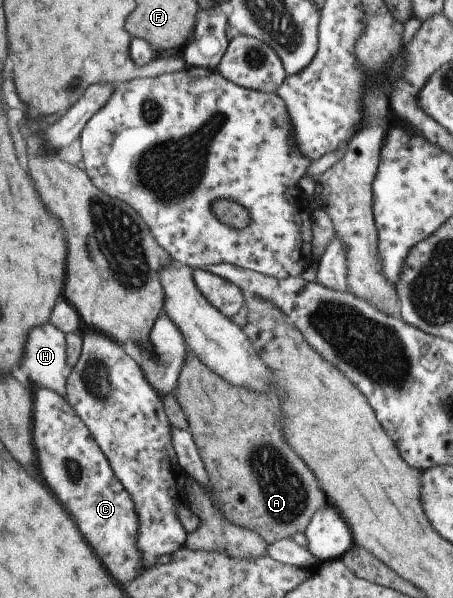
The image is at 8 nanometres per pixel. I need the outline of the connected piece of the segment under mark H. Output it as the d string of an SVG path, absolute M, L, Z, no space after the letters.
M46 322L28 332L22 354L22 366L28 370L28 378L64 399L68 399L66 339L56 326Z

